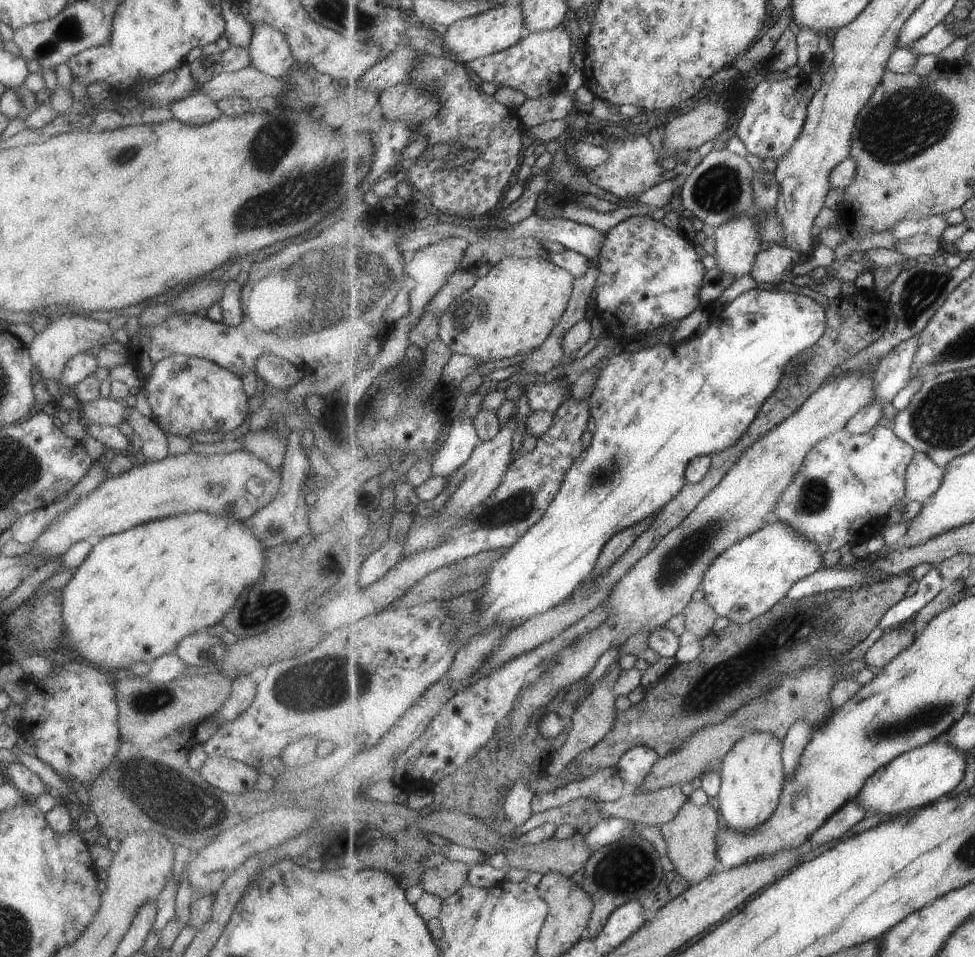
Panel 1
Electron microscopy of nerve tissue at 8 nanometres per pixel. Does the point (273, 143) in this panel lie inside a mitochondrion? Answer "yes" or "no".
yes

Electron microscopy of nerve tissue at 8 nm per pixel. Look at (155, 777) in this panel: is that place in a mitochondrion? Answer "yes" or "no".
yes

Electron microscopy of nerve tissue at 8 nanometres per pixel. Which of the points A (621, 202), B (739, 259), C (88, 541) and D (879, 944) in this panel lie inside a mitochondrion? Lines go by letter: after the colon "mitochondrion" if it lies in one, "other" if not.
A: other
B: other
C: other
D: other

